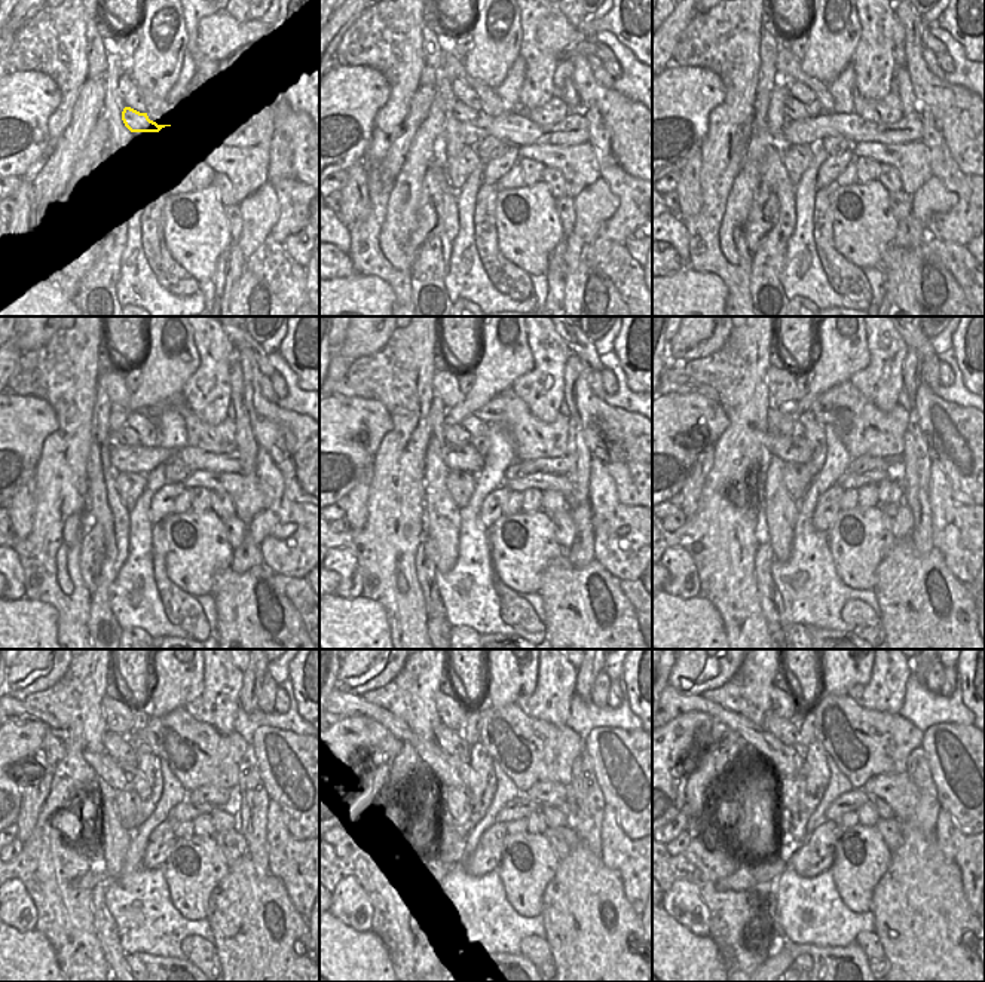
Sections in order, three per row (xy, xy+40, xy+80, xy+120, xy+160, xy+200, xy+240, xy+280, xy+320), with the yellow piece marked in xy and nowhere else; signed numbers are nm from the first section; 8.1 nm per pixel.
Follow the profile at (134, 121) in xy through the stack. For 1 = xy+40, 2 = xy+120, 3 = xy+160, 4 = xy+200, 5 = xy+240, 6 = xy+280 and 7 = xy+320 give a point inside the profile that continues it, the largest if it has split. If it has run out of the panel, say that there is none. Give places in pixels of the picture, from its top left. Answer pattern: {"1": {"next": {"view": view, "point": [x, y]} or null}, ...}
{"1": {"next": {"view": "xy+40", "point": [462, 113]}}, "2": {"next": {"view": "xy+120", "point": [125, 436]}}, "3": {"next": {"view": "xy+160", "point": [456, 434]}}, "4": {"next": {"view": "xy+200", "point": [780, 424]}}, "5": {"next": {"view": "xy+240", "point": [119, 749]}}, "6": {"next": {"view": "xy+280", "point": [447, 740]}}, "7": {"next": {"view": "xy+320", "point": [786, 731]}}}

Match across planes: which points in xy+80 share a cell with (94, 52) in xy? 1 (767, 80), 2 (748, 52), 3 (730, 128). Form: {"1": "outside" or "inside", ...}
{"1": "inside", "2": "outside", "3": "outside"}

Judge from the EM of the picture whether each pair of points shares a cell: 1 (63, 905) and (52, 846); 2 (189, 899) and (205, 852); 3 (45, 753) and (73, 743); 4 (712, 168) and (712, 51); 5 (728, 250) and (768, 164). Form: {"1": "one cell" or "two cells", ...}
{"1": "one cell", "2": "one cell", "3": "two cells", "4": "one cell", "5": "two cells"}

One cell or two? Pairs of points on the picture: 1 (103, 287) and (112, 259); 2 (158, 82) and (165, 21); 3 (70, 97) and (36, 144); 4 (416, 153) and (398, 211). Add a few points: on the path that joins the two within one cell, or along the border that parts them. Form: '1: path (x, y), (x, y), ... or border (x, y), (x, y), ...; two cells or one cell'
1: path (103, 280), (104, 266); one cell
2: path (158, 67), (162, 36); one cell
3: border (61, 95), (61, 103), (48, 121), (49, 150); two cells
4: path (415, 168), (412, 173), (410, 196); one cell

